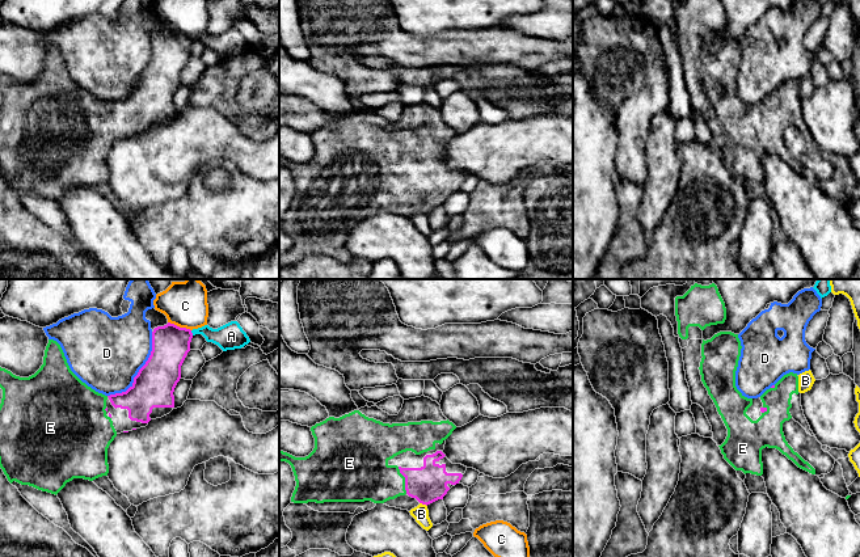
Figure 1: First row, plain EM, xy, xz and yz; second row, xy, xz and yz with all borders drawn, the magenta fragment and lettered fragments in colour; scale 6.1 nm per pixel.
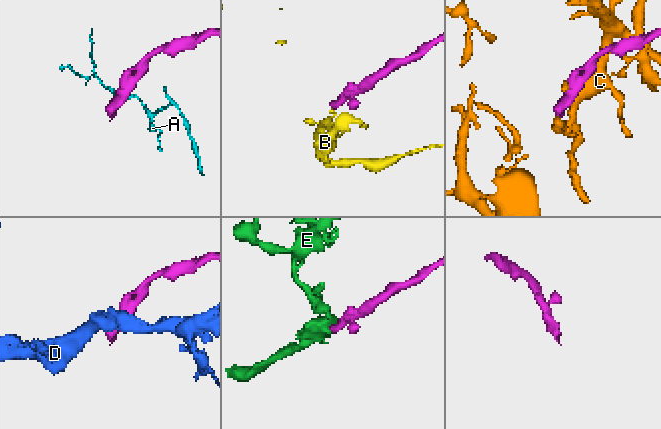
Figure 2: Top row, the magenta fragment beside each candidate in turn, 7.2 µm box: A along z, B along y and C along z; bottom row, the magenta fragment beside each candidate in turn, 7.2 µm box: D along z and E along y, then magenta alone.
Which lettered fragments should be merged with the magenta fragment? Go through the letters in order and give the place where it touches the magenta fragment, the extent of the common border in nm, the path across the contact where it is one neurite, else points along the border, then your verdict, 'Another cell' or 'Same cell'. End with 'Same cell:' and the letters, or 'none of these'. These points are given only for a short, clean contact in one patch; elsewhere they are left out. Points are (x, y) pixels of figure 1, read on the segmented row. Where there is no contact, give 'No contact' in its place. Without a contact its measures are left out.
A: Touches magenta at xy (192, 333). Shared border 40 nm. Boundary: xy (190, 330), (193, 334). Another cell
B: Touches magenta at xz (424, 503). Shared border 50 nm. Boundary: xz (420, 502), (426, 506). Another cell
C: Touches magenta at xy (178, 326). Shared border 160 nm. Another cell
D: Touches magenta at xy (139, 370). Shared border 480 nm. Another cell
E: Touches magenta at xz (405, 480). Shared border 180 nm. Same cell
Same cell: E

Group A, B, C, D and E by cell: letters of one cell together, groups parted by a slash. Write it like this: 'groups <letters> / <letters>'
groups A / B / C / D / E

